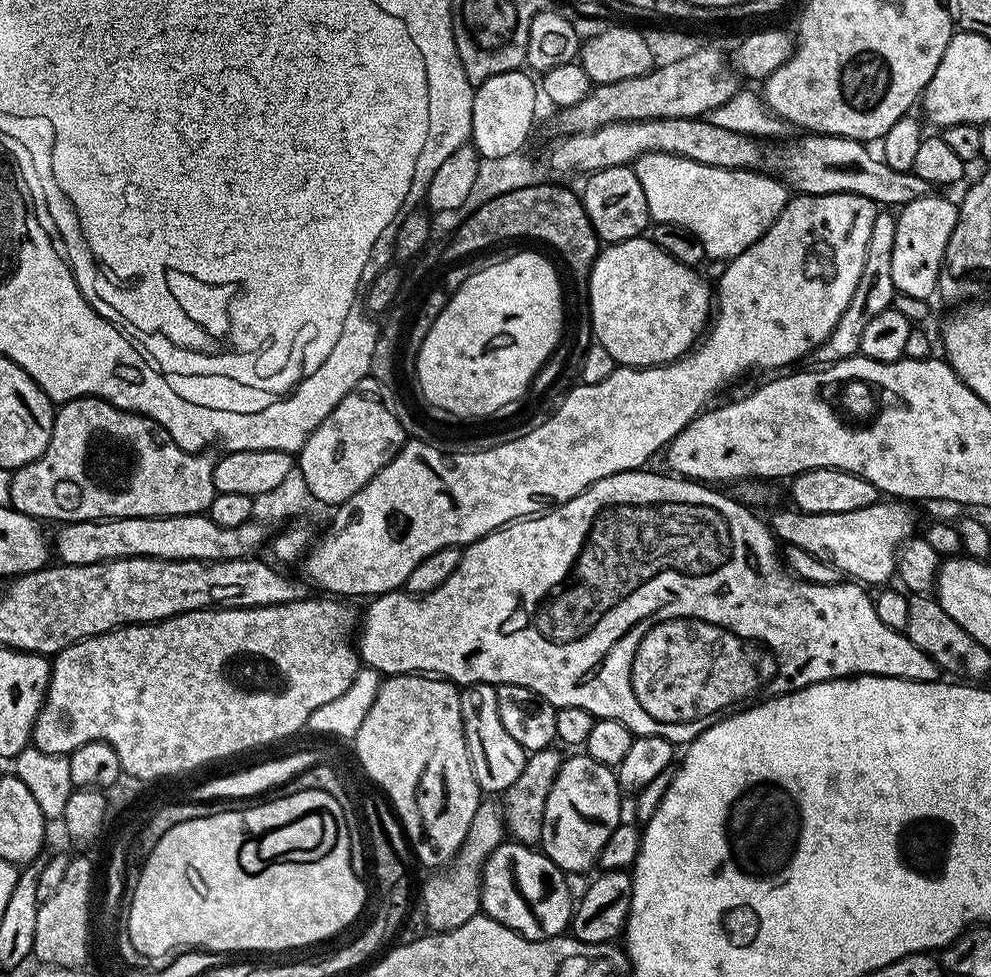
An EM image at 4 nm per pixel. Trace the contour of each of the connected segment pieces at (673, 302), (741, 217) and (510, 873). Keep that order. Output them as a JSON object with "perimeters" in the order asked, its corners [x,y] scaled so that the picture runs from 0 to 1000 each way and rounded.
{"perimeters":[[[[649,241],[640,243],[639,246],[629,246],[623,250],[615,250],[601,264],[601,270],[597,273],[597,281],[593,284],[591,298],[593,298],[593,315],[597,318],[597,340],[600,351],[612,354],[616,366],[620,366],[623,374],[631,377],[660,377],[673,375],[677,368],[685,368],[702,355],[704,349],[711,343],[716,332],[716,324],[720,319],[720,295],[713,291],[705,282],[702,274],[693,274],[691,270],[685,270],[676,260],[669,258],[665,252],[656,244]]],[[[652,156],[643,160],[640,175],[644,186],[648,186],[648,199],[652,199],[655,222],[664,229],[692,231],[692,235],[708,248],[715,267],[735,268],[741,262],[752,261],[755,253],[777,235],[797,204],[796,193],[784,181],[762,174],[712,170],[687,160],[678,160],[675,156]]],[[[510,862],[494,874],[488,883],[488,902],[484,904],[484,928],[487,937],[507,944],[515,952],[536,962],[568,958],[574,953],[579,932],[579,913],[573,910],[570,894],[548,871],[531,864]]]]}

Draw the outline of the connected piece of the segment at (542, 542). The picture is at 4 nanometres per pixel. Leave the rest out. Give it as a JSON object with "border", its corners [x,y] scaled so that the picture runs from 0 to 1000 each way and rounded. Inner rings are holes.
{"border":[[[654,481],[618,483],[612,489],[600,491],[595,498],[585,501],[585,505],[582,508],[572,509],[568,516],[554,519],[544,526],[534,527],[532,530],[514,535],[512,538],[506,538],[497,542],[493,549],[483,550],[478,556],[471,558],[465,564],[464,574],[458,583],[458,588],[454,588],[454,592],[450,592],[450,596],[446,596],[446,600],[442,600],[442,604],[438,604],[434,608],[418,610],[411,604],[401,604],[398,606],[385,606],[382,610],[374,611],[370,615],[371,623],[368,624],[367,631],[365,626],[365,634],[361,639],[361,670],[364,677],[370,683],[386,690],[388,693],[435,690],[441,694],[454,696],[461,702],[471,702],[473,700],[494,700],[497,702],[518,700],[519,702],[531,702],[531,706],[539,706],[539,710],[551,714],[551,719],[558,721],[561,726],[570,725],[571,723],[583,723],[586,727],[595,727],[595,731],[604,736],[628,739],[628,743],[635,745],[639,754],[663,752],[664,755],[674,756],[681,764],[690,764],[701,757],[706,750],[711,749],[720,740],[719,734],[751,719],[746,719],[746,716],[751,716],[754,712],[763,712],[759,714],[791,712],[795,708],[813,703],[814,700],[828,700],[830,696],[850,696],[857,692],[897,692],[898,694],[910,694],[911,696],[921,696],[922,698],[945,698],[950,695],[951,689],[949,683],[937,671],[930,669],[930,665],[926,665],[926,661],[922,661],[922,657],[918,657],[918,653],[912,650],[911,647],[898,645],[898,641],[894,641],[894,637],[890,637],[890,633],[886,633],[886,624],[884,623],[882,614],[876,610],[876,602],[873,599],[867,596],[852,596],[856,598],[822,598],[819,594],[806,594],[805,591],[798,590],[787,578],[787,569],[783,566],[785,554],[779,548],[778,539],[772,533],[770,536],[759,525],[762,523],[758,519],[748,516],[746,512],[740,510],[738,507],[735,507],[736,509],[730,508],[729,505],[723,504],[727,502],[715,497],[713,494],[692,491],[681,485],[671,485],[669,482],[667,482],[668,484],[650,482]]]}

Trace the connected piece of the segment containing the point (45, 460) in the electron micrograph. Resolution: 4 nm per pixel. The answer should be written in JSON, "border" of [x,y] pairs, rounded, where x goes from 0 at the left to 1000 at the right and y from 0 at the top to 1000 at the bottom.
{"border":[[[84,405],[55,419],[46,461],[34,473],[15,480],[10,493],[9,517],[35,532],[114,532],[140,528],[200,528],[216,514],[215,468],[184,461],[159,432],[138,422],[125,422],[110,409]]]}

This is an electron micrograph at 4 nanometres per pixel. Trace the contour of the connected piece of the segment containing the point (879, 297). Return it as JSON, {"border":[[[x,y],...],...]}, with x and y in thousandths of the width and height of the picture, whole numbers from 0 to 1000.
{"border":[[[885,216],[882,227],[876,230],[876,247],[874,248],[874,268],[868,272],[866,293],[860,295],[860,308],[852,312],[850,325],[836,341],[832,352],[822,353],[822,372],[827,375],[844,373],[847,368],[857,368],[868,359],[870,338],[878,331],[878,325],[890,321],[890,317],[901,314],[906,300],[902,293],[902,285],[898,280],[898,264],[902,264],[902,235],[904,234],[904,221],[899,216]]]}

